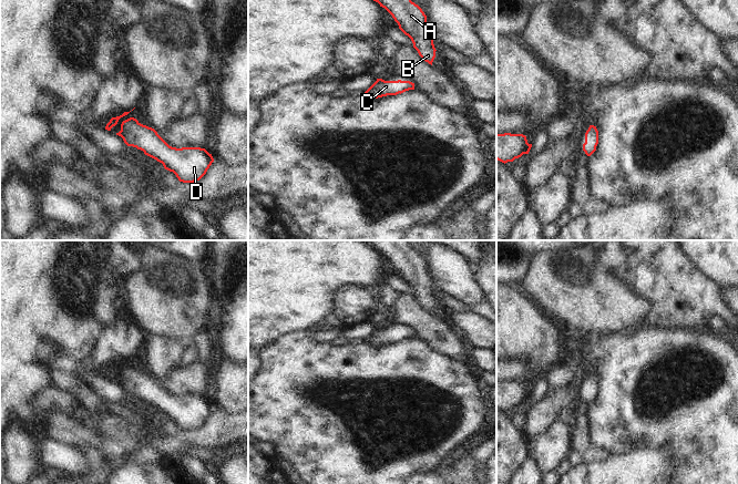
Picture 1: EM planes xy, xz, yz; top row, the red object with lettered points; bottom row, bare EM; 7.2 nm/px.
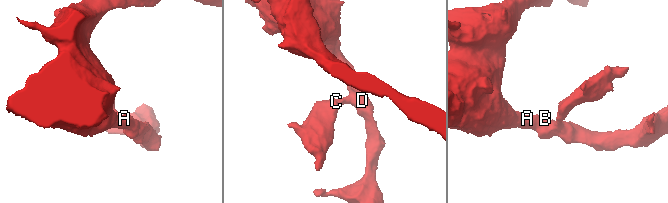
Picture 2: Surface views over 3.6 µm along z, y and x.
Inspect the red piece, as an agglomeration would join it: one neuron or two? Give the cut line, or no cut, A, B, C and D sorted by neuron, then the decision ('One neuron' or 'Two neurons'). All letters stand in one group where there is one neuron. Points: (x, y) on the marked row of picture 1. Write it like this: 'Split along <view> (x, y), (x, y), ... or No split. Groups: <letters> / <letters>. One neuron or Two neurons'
No split. Groups: A B C D. One neuron.

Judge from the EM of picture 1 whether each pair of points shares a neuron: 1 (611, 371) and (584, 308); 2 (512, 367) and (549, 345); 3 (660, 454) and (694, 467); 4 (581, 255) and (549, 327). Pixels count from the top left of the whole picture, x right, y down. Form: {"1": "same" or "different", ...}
{"1": "different", "2": "different", "3": "different", "4": "different"}

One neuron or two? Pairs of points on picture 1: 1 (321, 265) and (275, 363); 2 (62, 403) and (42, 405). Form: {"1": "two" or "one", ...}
{"1": "two", "2": "one"}

